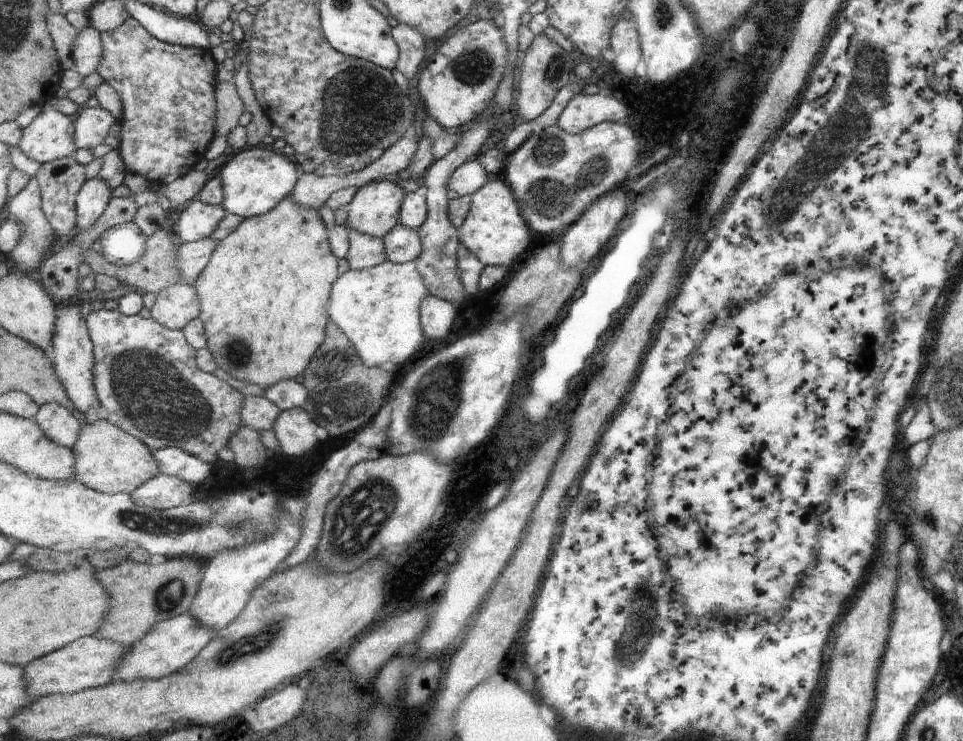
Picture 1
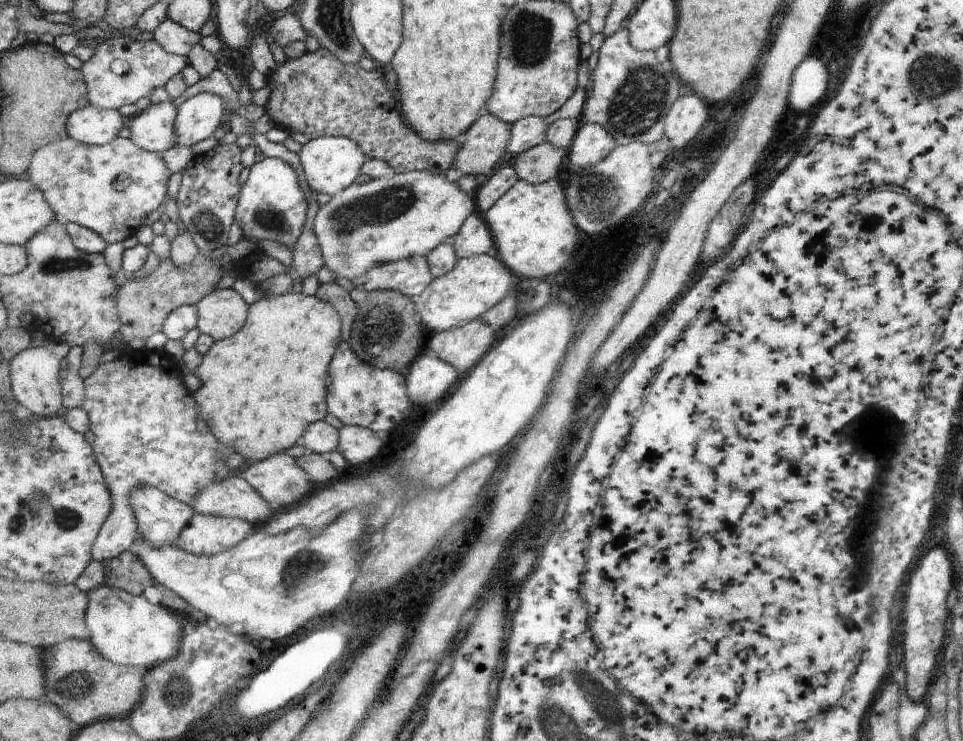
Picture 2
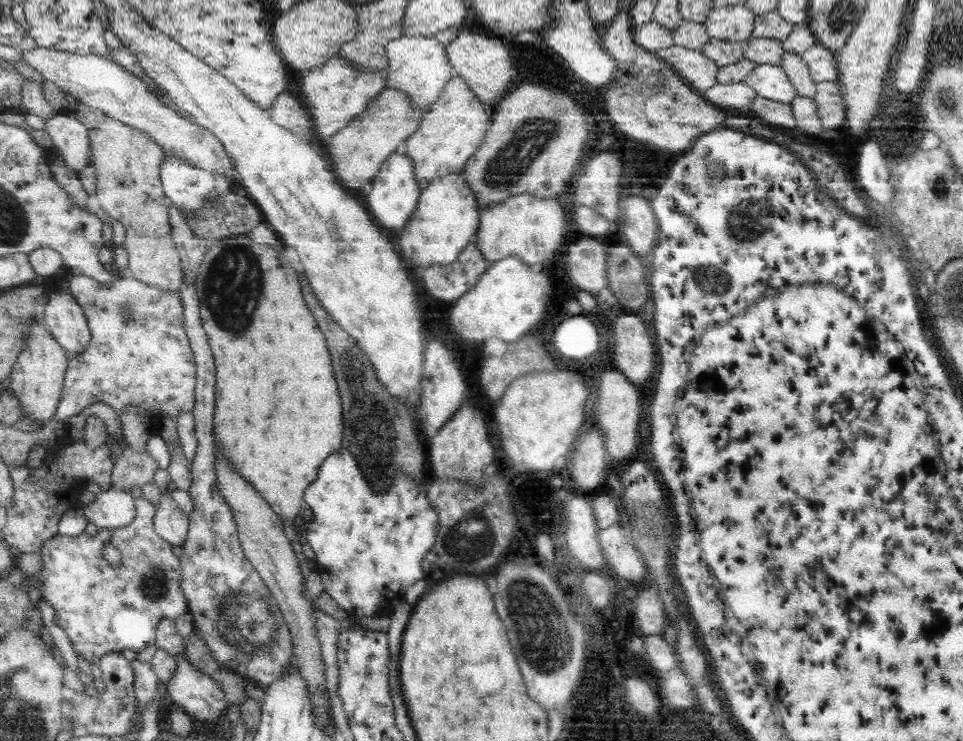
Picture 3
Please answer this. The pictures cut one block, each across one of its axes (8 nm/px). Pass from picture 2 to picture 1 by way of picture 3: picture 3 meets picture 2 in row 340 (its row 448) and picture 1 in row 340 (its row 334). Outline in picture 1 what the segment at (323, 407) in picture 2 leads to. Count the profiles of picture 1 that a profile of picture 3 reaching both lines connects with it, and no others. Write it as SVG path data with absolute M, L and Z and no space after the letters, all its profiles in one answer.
M290 195L268 214L246 219L233 234L229 234L227 238L219 242L219 246L213 252L213 256L211 256L205 271L199 276L199 279L193 286L197 290L199 302L201 303L199 318L204 323L205 334L207 336L207 349L211 352L213 358L215 358L215 362L219 364L219 369L222 369L225 373L229 372L234 379L252 385L259 385L261 388L268 388L269 386L273 386L273 384L277 384L277 382L289 380L293 376L303 374L303 370L307 368L307 364L311 362L311 358L315 356L315 352L325 342L325 330L327 330L327 324L331 320L329 312L327 312L327 306L329 306L329 300L331 300L331 290L333 290L333 284L339 280L339 276L342 276L340 259L335 257L335 254L329 248L328 231L329 228L327 228L325 220L321 218L320 210L303 208L301 204L293 202L293 198Z

